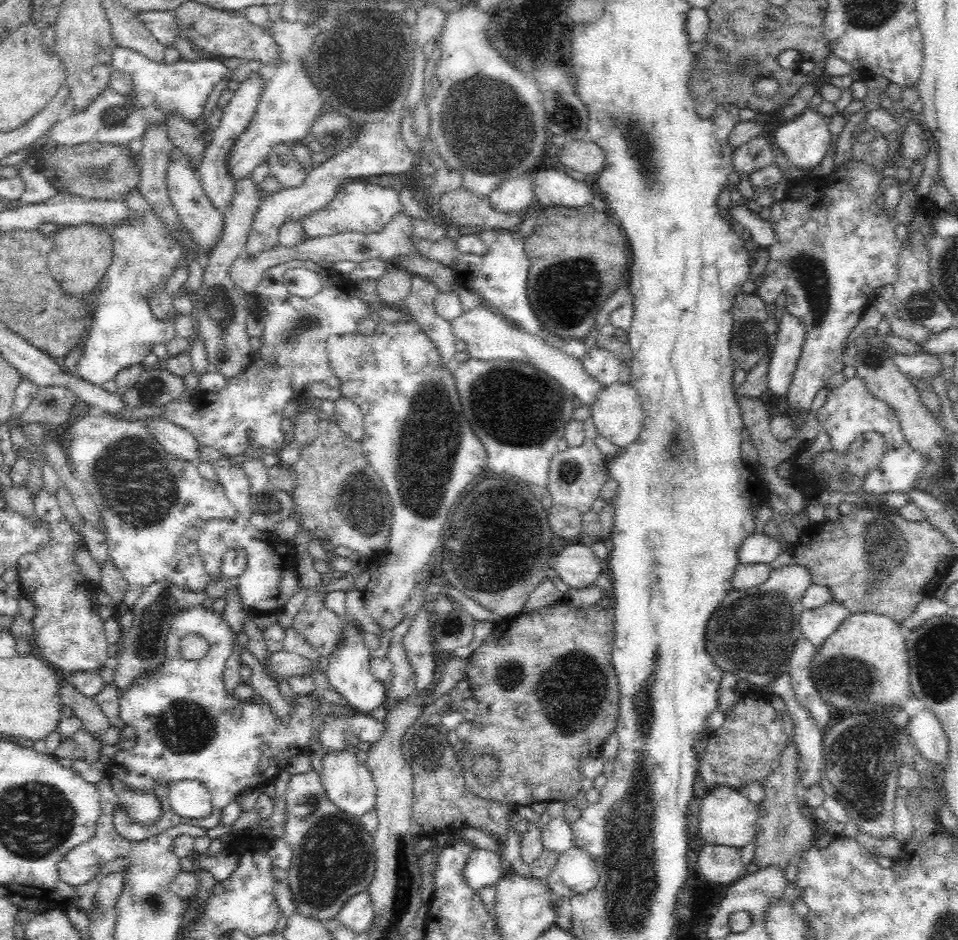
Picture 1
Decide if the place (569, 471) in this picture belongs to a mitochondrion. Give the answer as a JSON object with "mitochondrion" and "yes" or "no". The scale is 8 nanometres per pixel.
{"mitochondrion":"yes"}

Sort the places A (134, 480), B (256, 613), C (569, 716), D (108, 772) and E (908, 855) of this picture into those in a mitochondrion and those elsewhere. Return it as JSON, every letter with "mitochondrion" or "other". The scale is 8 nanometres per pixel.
{"A":"mitochondrion","B":"other","C":"mitochondrion","D":"other","E":"other"}

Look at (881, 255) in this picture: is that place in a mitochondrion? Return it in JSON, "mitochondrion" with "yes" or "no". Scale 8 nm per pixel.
{"mitochondrion":"no"}

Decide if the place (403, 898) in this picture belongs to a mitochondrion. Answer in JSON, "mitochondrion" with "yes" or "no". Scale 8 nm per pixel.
{"mitochondrion":"yes"}

